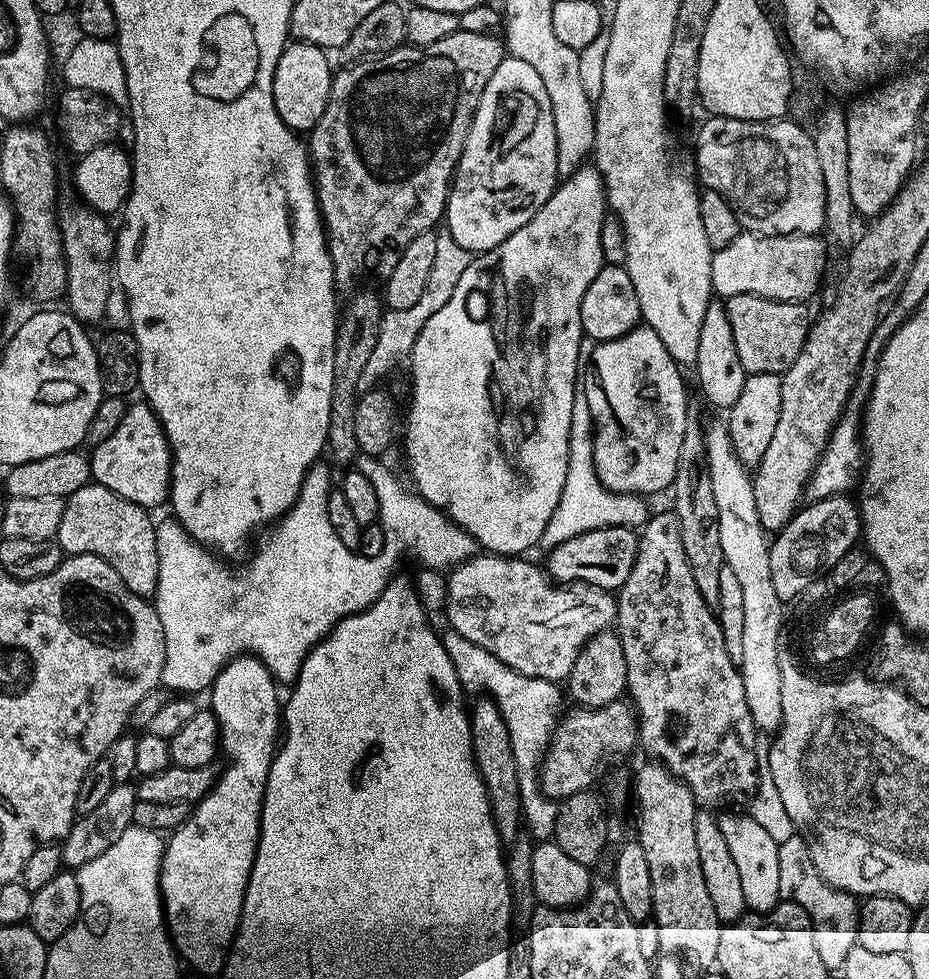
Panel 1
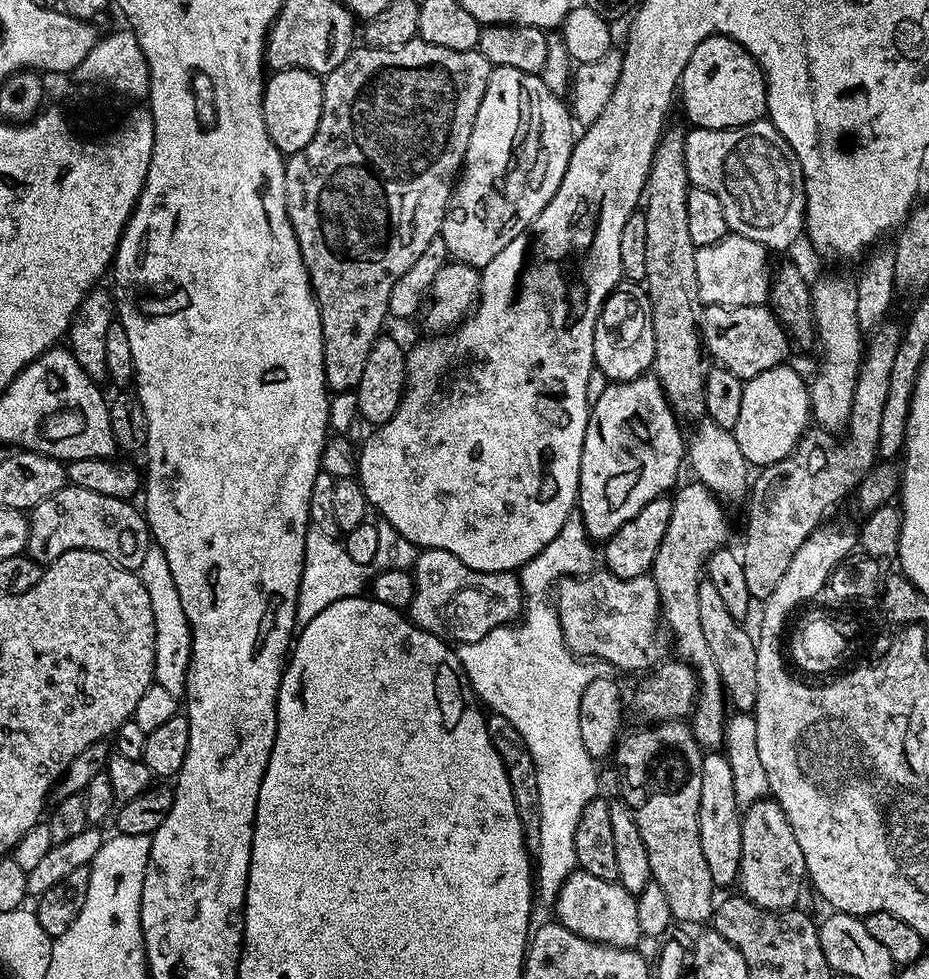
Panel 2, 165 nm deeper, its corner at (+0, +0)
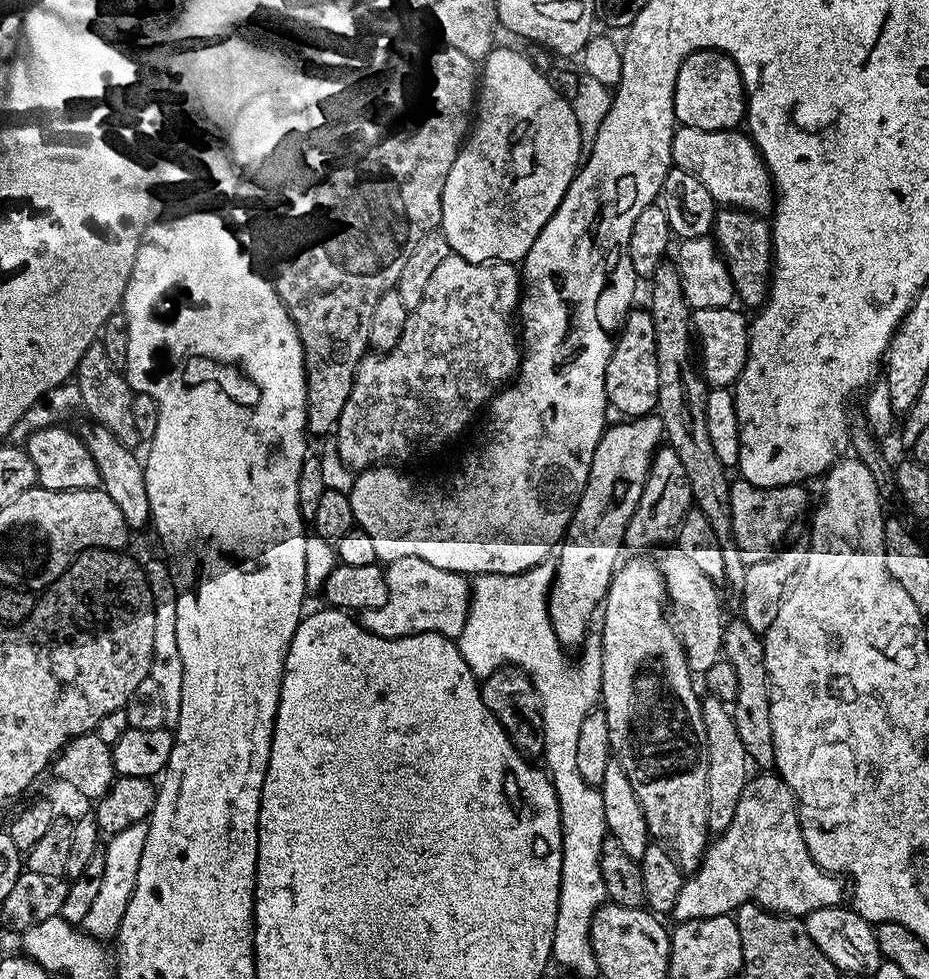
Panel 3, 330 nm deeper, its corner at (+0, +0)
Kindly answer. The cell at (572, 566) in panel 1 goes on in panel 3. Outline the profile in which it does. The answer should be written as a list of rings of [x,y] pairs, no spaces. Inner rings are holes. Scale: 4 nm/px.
[[[667,446],[657,448],[652,455],[642,498],[624,531],[624,548],[633,548],[633,553],[644,554],[649,551],[647,548],[656,548],[659,544],[671,545],[678,534],[678,526],[682,526],[682,518],[686,518],[693,508],[690,478],[686,478],[686,469],[682,467],[678,454]]]

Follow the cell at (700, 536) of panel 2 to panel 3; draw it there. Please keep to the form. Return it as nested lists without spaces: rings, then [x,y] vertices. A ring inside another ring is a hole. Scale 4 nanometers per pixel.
[[[743,478],[730,483],[730,522],[732,540],[747,565],[768,560],[785,543],[788,527],[799,518],[808,504],[808,492],[803,483],[783,484],[777,488],[754,486]]]

